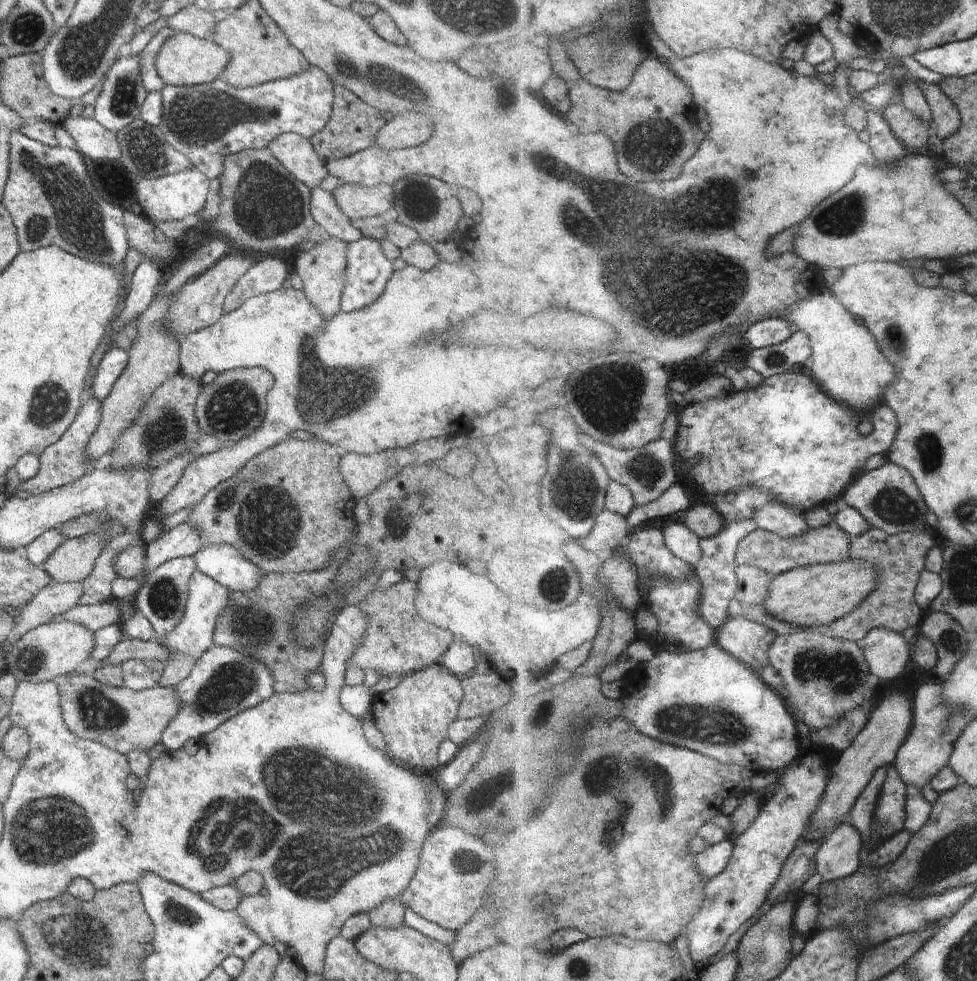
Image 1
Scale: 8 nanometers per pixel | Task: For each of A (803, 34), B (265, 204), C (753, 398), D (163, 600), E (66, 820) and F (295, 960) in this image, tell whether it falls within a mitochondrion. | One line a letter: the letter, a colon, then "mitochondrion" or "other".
A: other
B: mitochondrion
C: other
D: mitochondrion
E: mitochondrion
F: other

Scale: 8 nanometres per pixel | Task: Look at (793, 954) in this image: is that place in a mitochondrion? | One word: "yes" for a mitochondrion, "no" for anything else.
no

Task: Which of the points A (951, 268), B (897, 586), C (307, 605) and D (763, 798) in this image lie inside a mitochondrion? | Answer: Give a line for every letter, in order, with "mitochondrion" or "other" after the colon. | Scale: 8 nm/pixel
A: other
B: other
C: other
D: other

